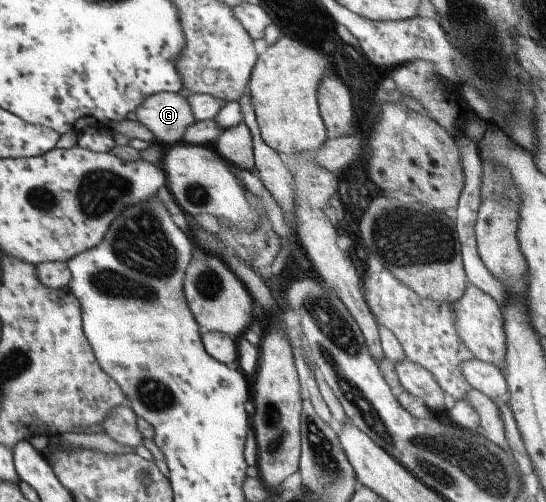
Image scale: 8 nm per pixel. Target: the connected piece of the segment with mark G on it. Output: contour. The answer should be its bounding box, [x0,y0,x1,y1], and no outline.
[136,92,196,146]

